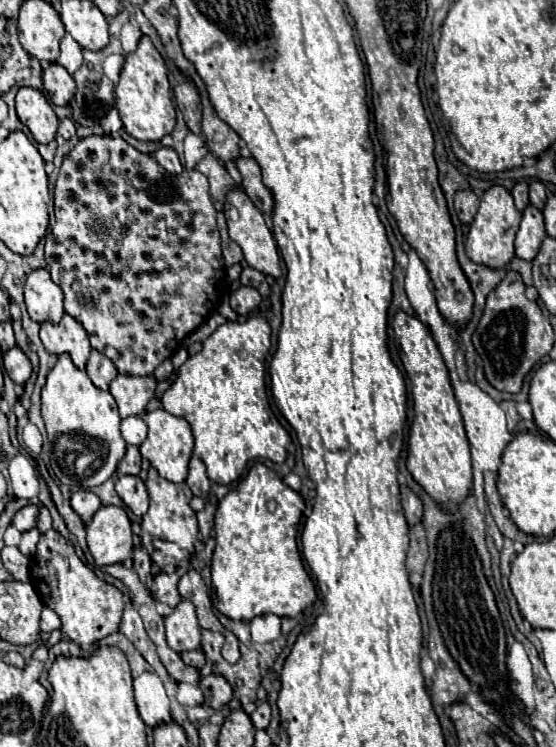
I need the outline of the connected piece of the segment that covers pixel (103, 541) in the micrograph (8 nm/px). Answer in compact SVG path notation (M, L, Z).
M101 507L87 523L87 547L97 567L123 563L133 551L131 521L121 507Z

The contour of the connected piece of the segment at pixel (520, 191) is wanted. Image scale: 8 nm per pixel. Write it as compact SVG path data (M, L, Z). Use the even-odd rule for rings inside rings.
M519 181L519 183L513 187L511 195L513 195L515 205L517 205L519 211L523 211L523 209L529 205L529 187L527 187L525 181Z

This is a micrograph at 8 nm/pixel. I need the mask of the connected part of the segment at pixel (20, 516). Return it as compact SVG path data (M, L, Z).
M31 503L31 505L23 507L21 511L17 511L17 515L15 515L15 519L13 519L13 525L15 525L21 533L25 533L25 531L29 531L29 529L33 529L33 527L37 525L37 519L39 519L39 507Z

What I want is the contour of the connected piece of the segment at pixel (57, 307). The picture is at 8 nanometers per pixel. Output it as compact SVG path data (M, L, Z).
M35 269L25 281L25 305L37 323L57 323L65 315L63 293L51 281L47 269Z

